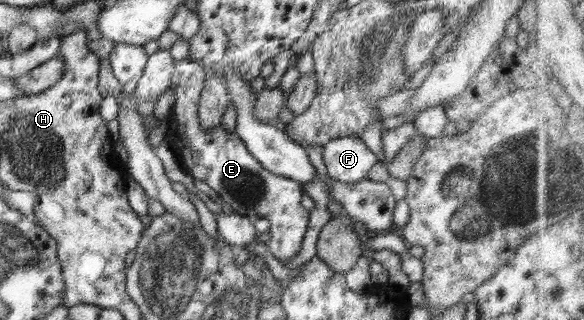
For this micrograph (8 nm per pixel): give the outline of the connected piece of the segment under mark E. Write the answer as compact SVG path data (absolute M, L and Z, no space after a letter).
M183 59L175 62L169 87L175 99L167 116L170 121L165 140L170 143L174 154L180 157L188 174L194 180L208 184L236 214L248 216L253 220L268 219L271 239L266 250L279 261L291 261L302 250L309 224L309 211L301 202L305 193L303 185L264 169L235 133L222 126L202 129L198 119L198 101L207 74L205 68L196 61Z

